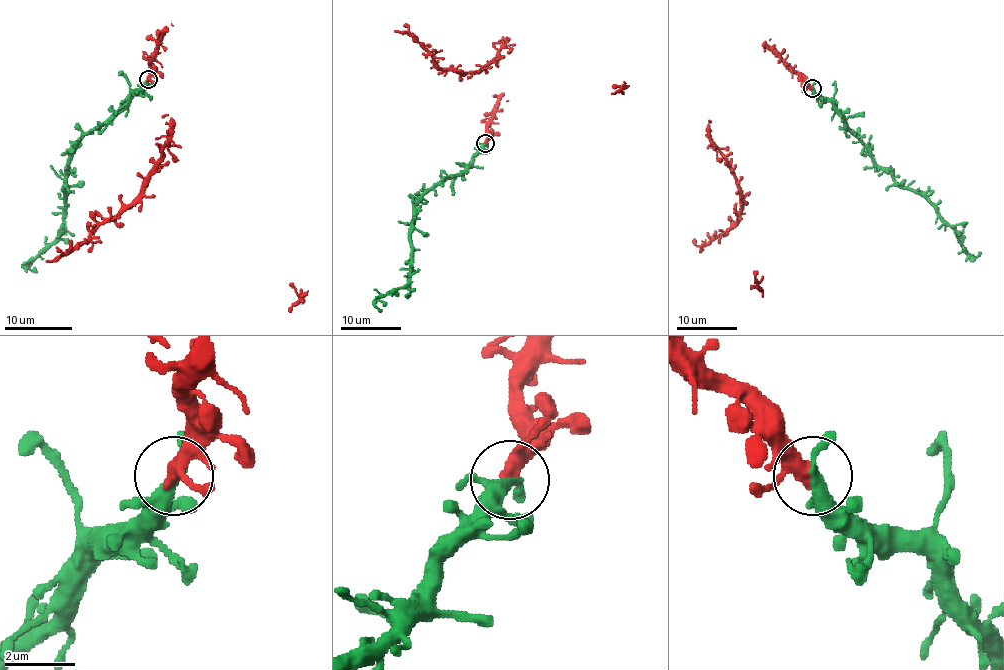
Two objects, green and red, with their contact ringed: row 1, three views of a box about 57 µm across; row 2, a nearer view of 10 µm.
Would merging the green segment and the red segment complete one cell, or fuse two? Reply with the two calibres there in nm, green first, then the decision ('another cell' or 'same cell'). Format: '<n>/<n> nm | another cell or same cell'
260/340 nm | same cell

